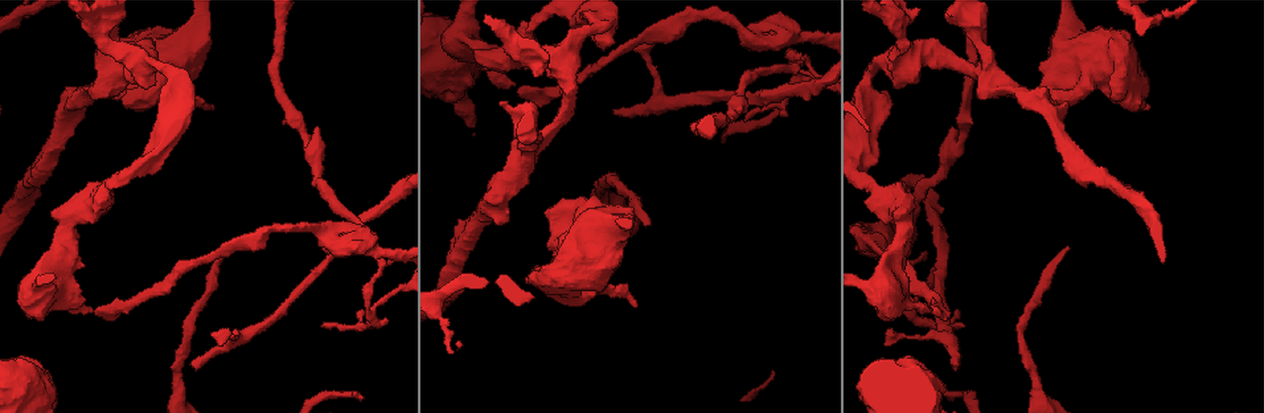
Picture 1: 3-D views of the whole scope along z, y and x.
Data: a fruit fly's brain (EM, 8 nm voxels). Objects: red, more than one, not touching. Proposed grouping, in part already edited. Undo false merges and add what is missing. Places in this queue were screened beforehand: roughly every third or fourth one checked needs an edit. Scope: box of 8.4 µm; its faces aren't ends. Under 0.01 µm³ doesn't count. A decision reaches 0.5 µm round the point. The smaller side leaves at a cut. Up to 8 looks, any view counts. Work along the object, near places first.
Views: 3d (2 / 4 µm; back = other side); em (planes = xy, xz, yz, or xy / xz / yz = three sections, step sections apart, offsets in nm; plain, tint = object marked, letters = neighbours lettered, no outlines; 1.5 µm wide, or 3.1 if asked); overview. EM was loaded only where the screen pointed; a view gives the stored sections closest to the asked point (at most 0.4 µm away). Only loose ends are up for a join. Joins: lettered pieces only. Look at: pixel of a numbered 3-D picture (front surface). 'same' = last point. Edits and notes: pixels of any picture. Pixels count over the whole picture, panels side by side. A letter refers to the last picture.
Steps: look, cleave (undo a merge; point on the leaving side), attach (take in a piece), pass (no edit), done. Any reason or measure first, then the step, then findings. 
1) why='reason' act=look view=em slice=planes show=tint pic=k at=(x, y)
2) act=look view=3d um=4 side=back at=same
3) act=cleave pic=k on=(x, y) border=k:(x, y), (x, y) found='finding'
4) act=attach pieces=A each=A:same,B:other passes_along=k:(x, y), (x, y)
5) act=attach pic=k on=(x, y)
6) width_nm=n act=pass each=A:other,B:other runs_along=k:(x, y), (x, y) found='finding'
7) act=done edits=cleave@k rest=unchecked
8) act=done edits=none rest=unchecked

why='an open end' act=look view=em slice=planes show=letters pic=1 at=(1069, 250)

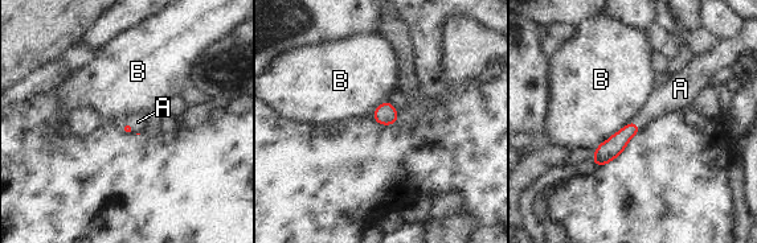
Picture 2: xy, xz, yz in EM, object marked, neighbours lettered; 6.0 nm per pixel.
act=attach pieces=A each=A:same,B:other passes_along=2:(126, 127), (133, 128), (138, 122) found='it goes on there'

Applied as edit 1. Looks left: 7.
why='redraw' act=look view=overview

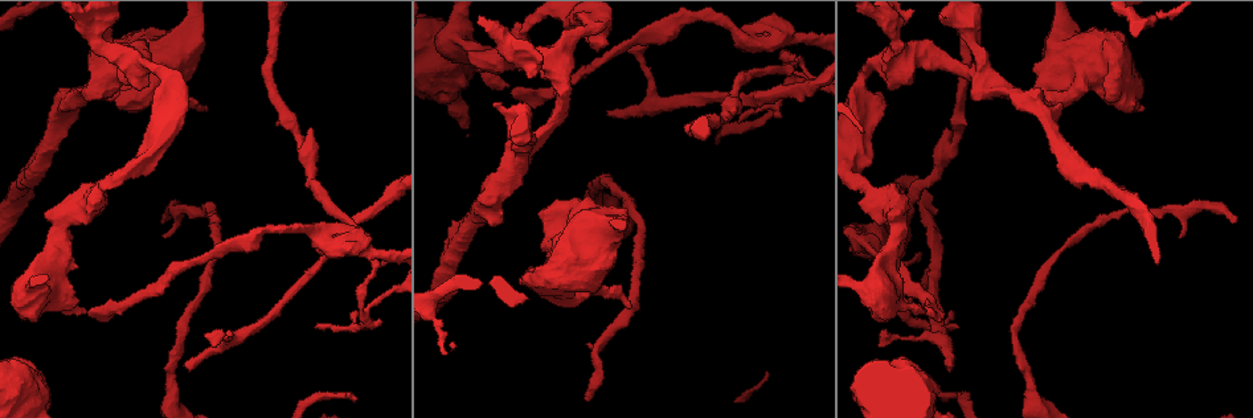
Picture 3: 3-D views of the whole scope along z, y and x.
why='arms part here' act=look view=3d um=4 pic=3 at=(314, 230)

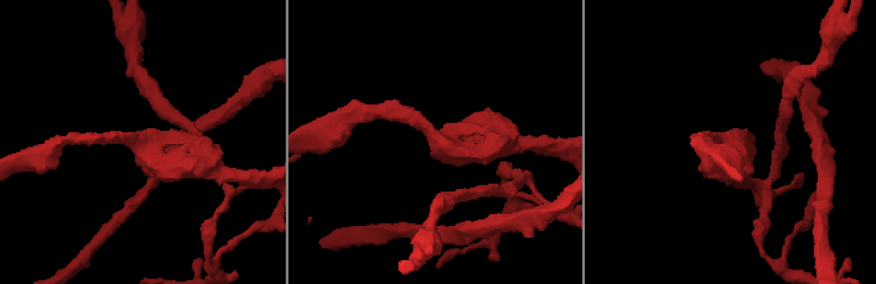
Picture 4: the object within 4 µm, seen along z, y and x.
arms=3 act=look view=em slice=planes show=letters pic=4 at=(139, 145)

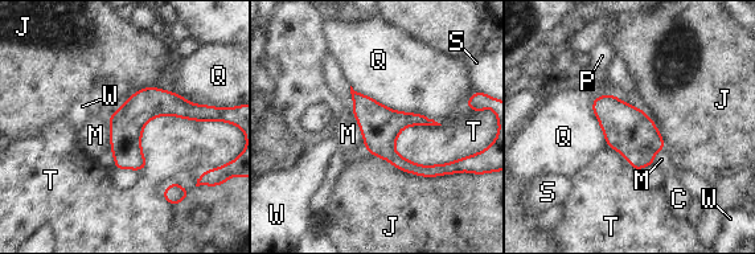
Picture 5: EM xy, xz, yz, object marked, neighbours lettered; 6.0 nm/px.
width_nm=200 act=pass each=C:other,J:other,M:other,P:other,Q:other,S:other,T:other,W:other runs_along=5:(356, 95), (399, 163), (444, 168) found='one cell here'

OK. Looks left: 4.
why='branch stops here' act=look view=3d um=4 pic=3 at=(189, 366)

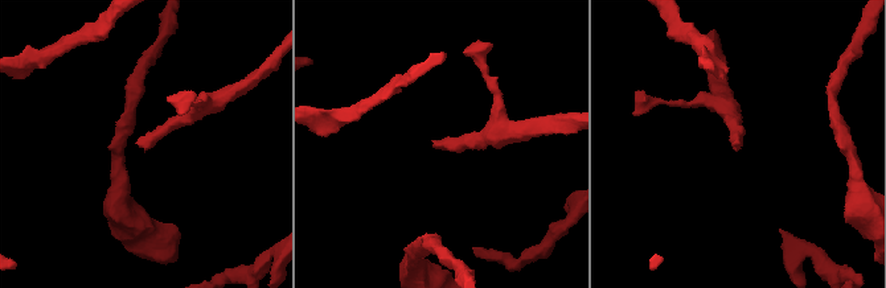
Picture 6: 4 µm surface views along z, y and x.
act=look view=em slice=planes show=letters pic=6 at=(733, 144)

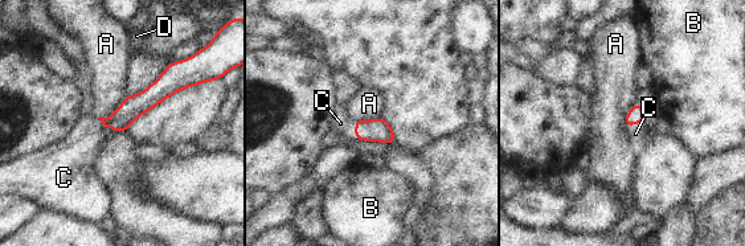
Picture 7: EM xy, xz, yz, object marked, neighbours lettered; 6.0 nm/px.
act=attach pieces=C each=A:other,B:other,C:same,D:other passes_along=7:(134, 106), (106, 126), (78, 155) found='the cell continues'

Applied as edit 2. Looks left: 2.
act=done edits=attach@2,attach@7 rest=unchecked

